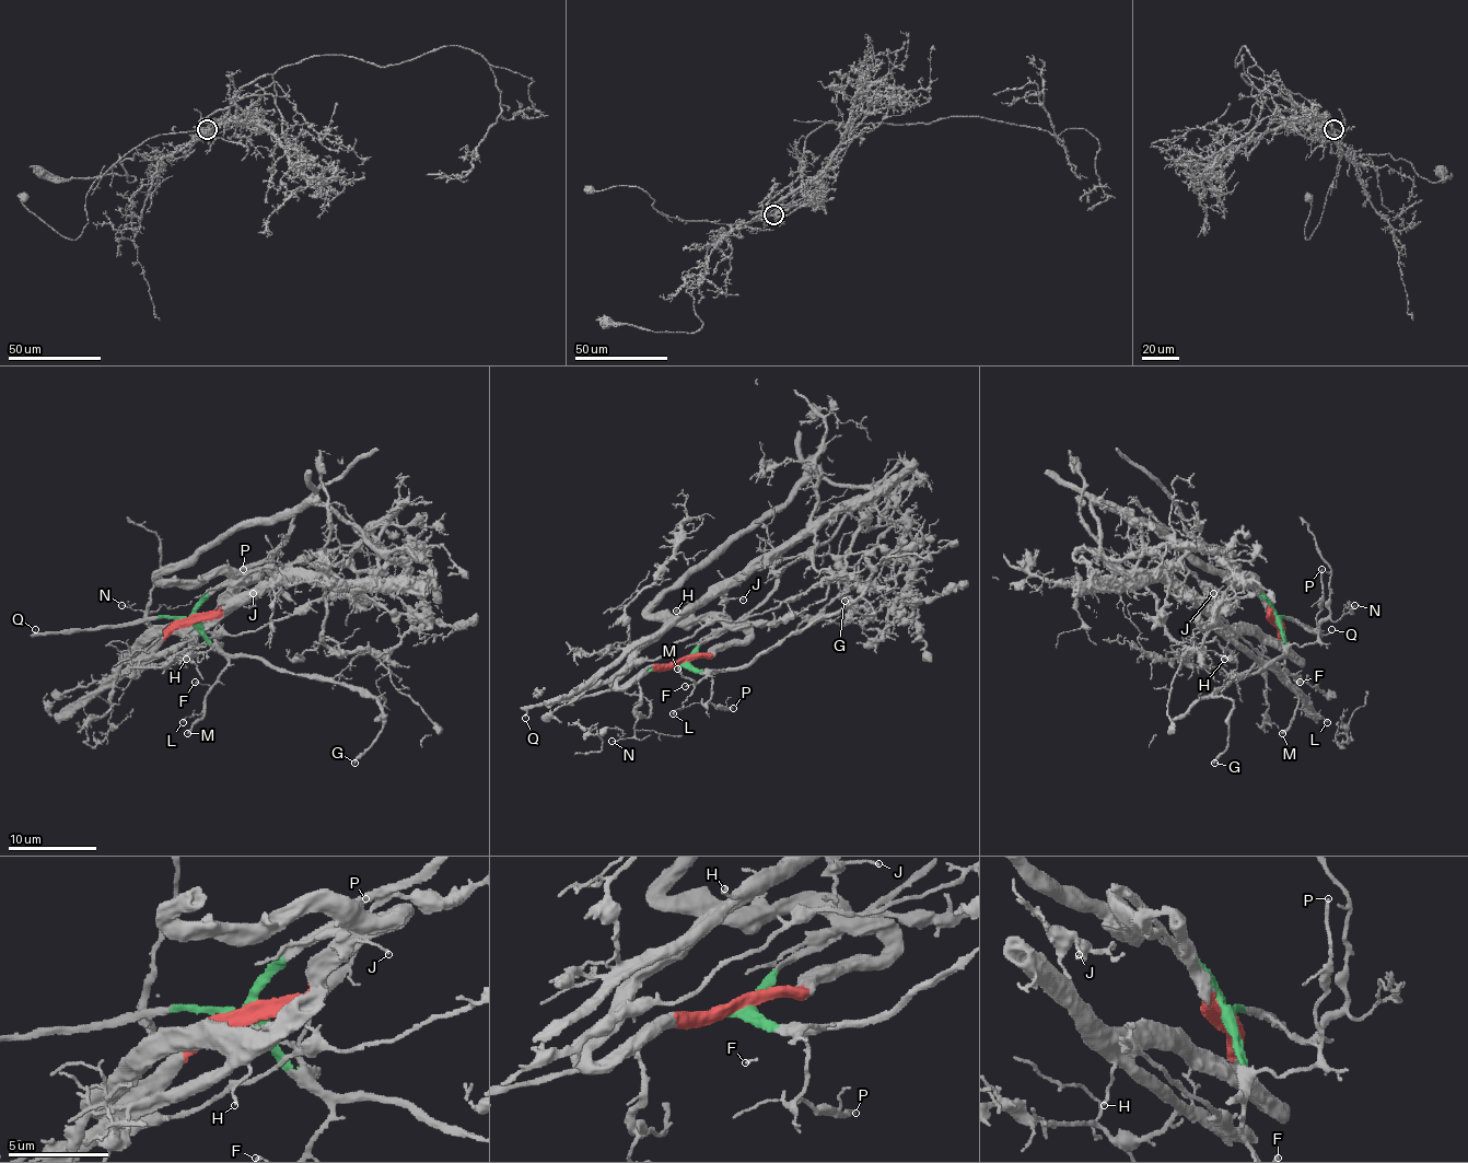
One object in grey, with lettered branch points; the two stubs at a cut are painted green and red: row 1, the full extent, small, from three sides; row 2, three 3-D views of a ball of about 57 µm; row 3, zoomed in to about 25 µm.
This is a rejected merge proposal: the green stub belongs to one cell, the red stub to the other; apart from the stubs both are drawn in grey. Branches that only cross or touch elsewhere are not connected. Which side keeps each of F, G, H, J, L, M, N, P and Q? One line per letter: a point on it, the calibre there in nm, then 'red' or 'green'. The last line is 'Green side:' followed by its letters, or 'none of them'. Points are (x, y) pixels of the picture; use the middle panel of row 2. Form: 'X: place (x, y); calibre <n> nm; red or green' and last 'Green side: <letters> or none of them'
F: place (685, 686); calibre 110 nm; green
G: place (845, 601); calibre 200 nm; green
H: place (676, 611); calibre 140 nm; red
J: place (743, 600); calibre 130 nm; red
L: place (673, 713); calibre 140 nm; green
M: place (677, 669); calibre 240 nm; green
N: place (612, 741); calibre 70 nm; green
P: place (733, 708); calibre 160 nm; green
Q: place (525, 718); calibre 120 nm; green
Green side: F, G, L, M, N, P, Q

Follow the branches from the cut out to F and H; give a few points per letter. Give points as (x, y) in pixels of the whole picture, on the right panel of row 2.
F: (1277, 618), (1283, 640), (1283, 675), (1294, 686), (1298, 682)
H: (1277, 618), (1279, 638), (1298, 658), (1296, 662), (1263, 638), (1246, 634), (1237, 634), (1224, 651), (1224, 660)

